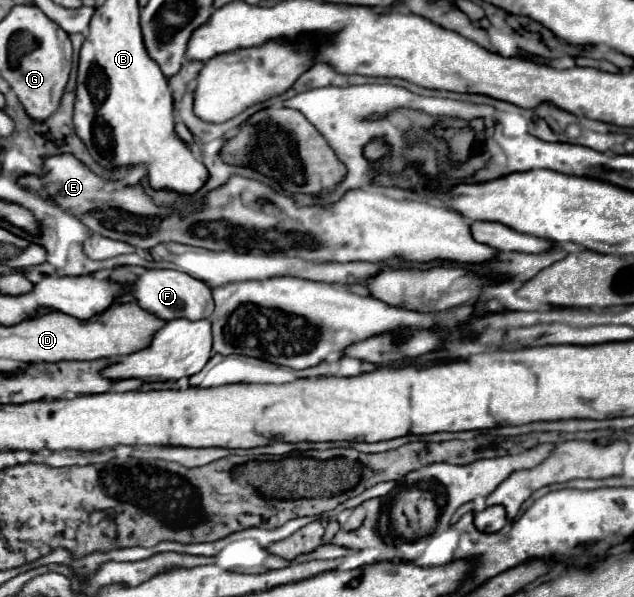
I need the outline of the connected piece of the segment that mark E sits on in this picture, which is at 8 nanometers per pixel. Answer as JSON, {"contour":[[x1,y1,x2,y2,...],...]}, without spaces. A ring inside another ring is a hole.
{"contour":[[57,155,45,159,45,175,35,177,27,175,19,179,19,185,43,199,51,197,63,211,77,217,81,223,85,223,93,233,99,233,109,239,117,239,123,243,129,243,139,249,151,249,159,243,165,243,167,239,175,239,177,243,187,243,195,247,205,247,211,251,241,251,241,253,263,253,263,255,287,255,287,257,303,257,313,261,373,261,381,263,393,257,403,257,403,261,409,263,431,263,431,261,455,261,455,263,467,263,467,265,481,265,499,255,497,249,477,243,471,235,471,225,467,219,447,207,435,207,421,201,411,199,393,199,383,195,375,189,353,189,345,193,345,197,333,205,327,207,299,207,291,197,275,193,273,189,265,187,259,181,245,179,245,177,231,177,223,187,217,191,211,191,207,195,207,209,193,215,179,219,171,209,157,207,141,189,141,185,127,185,119,191,103,191,105,181,91,173,79,159,73,155]]}

